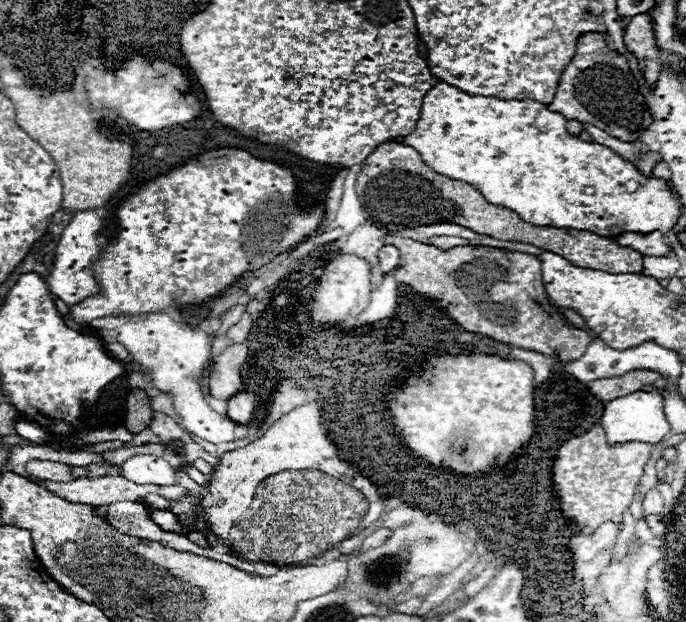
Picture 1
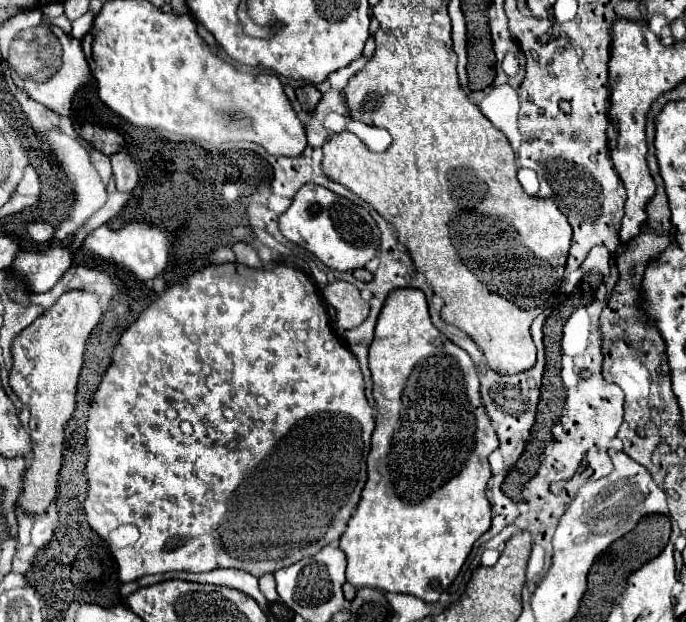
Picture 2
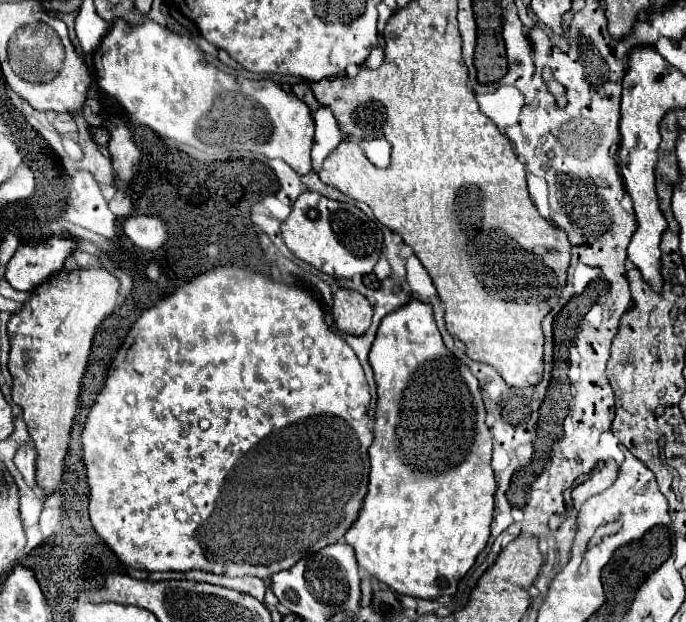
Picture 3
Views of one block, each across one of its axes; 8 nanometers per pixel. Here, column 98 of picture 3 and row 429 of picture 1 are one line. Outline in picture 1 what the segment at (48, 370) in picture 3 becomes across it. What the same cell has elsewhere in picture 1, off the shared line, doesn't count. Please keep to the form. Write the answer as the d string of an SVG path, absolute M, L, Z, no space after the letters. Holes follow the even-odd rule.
M306 404L306 406L300 406L296 410L292 410L290 414L282 416L280 420L276 420L264 434L262 438L258 438L256 442L244 446L244 448L236 448L232 452L226 452L220 462L216 464L214 472L212 472L212 478L206 486L206 494L202 496L200 500L200 506L198 506L198 512L208 528L212 530L212 534L216 534L218 538L228 540L228 532L230 528L234 526L234 522L246 512L246 508L250 506L252 498L254 498L254 490L256 486L272 476L272 474L278 474L282 470L322 470L338 480L344 480L348 482L350 486L354 486L356 490L360 488L360 492L364 494L364 498L368 500L368 510L366 510L366 516L362 520L362 524L358 526L358 530L364 530L366 526L370 526L374 520L380 518L380 514L384 512L384 506L386 506L386 500L380 500L380 494L378 494L378 488L376 484L372 486L372 482L368 482L366 476L358 478L358 468L356 466L350 466L346 460L342 460L336 452L336 446L332 446L332 440L328 438L324 426L322 424L322 406L320 404ZM326 464L326 466L322 466ZM368 484L368 488L374 488L374 490L368 490L364 492L364 486ZM218 510L218 514L216 514Z

